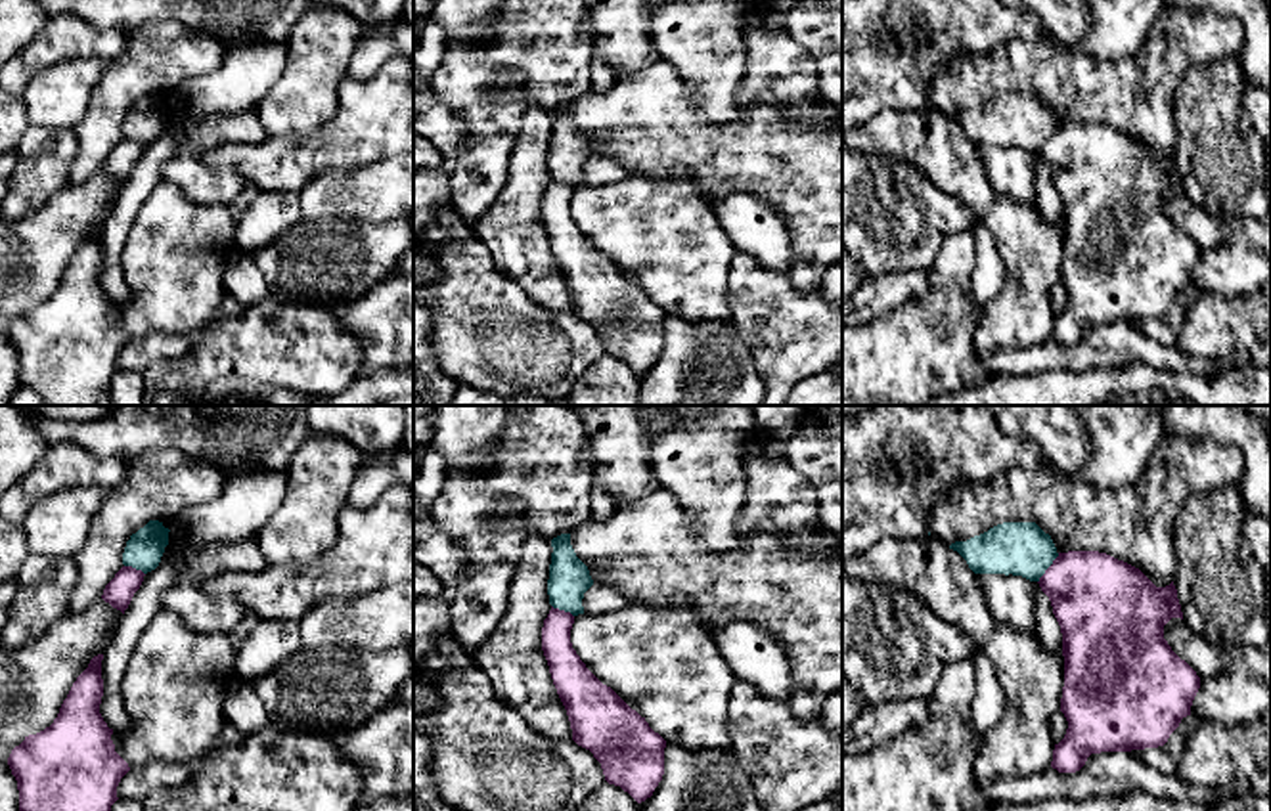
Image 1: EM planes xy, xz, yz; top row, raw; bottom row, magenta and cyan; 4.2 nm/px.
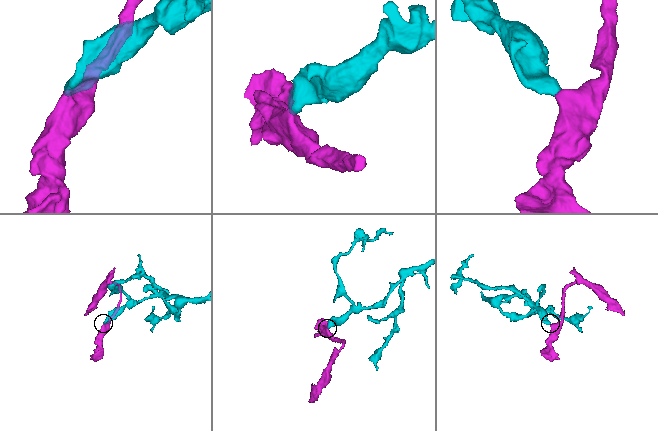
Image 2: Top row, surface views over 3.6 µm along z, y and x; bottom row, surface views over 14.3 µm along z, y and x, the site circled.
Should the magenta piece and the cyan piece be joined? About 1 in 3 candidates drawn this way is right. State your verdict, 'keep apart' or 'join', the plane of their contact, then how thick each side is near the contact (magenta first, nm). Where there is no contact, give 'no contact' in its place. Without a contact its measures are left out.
keep apart; meets magenta in yz; 380 nm thick on the magenta side, 220 nm on the other

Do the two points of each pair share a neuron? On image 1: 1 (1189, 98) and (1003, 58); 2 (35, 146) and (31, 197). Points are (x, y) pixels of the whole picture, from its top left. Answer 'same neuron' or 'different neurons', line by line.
1: different neurons
2: same neuron

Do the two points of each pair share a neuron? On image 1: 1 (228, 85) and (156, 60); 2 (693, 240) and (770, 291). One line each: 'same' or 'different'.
1: different
2: different

